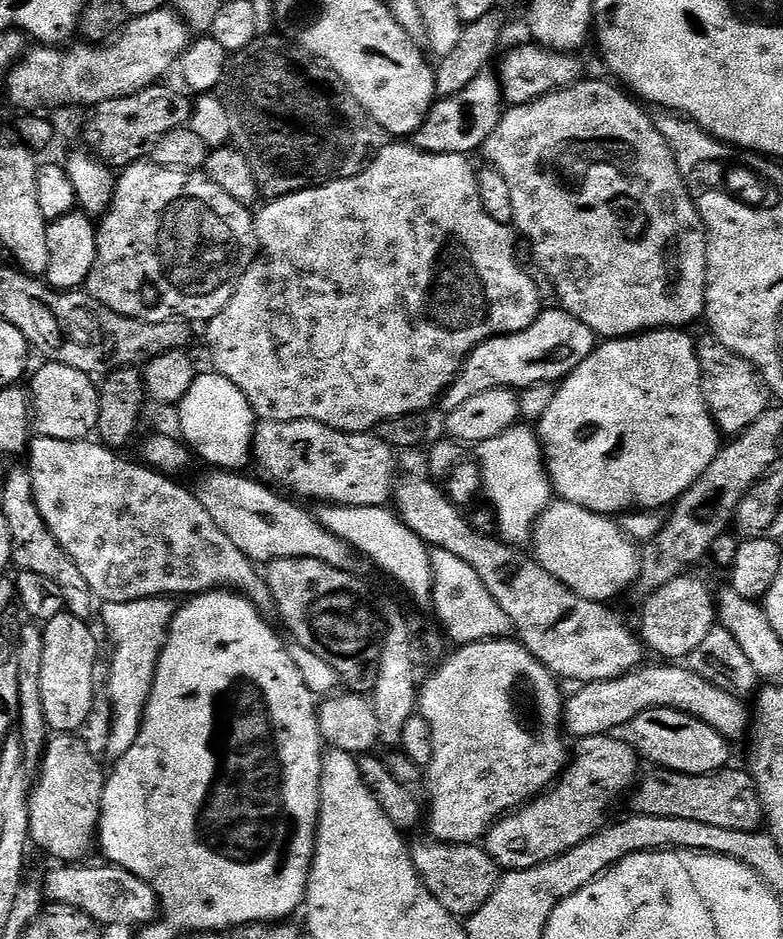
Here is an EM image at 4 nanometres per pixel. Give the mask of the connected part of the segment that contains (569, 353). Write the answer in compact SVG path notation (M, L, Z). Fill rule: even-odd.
M544 310L526 330L495 336L482 342L464 359L460 373L442 397L443 411L450 413L462 402L495 388L523 390L538 384L556 384L569 374L598 346L598 337L578 318L563 310Z

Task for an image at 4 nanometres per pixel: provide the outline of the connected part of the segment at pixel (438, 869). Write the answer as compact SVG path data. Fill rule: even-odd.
M425 838L425 840L418 841L416 845L413 843L410 851L416 872L430 890L430 894L434 894L434 898L438 898L442 902L442 906L446 906L446 910L457 918L474 915L487 902L490 894L494 894L502 875L500 865L494 862L494 858L490 858L488 851L479 843L442 844L438 840Z

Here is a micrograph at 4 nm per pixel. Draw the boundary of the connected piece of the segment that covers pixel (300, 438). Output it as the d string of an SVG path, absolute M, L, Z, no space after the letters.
M260 420L255 434L252 435L251 459L254 464L256 460L256 468L260 471L258 476L263 483L275 486L304 502L316 500L315 502L320 504L342 506L384 506L393 499L394 485L398 479L397 453L390 446L386 446L386 442L382 442L379 436L363 432L339 432L313 420Z

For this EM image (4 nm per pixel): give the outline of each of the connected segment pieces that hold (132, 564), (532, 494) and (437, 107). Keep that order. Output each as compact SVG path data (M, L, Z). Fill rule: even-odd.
M36 436L27 449L27 456L26 467L30 478L34 480L34 498L38 502L38 511L42 513L46 526L50 526L50 534L54 534L54 538L58 538L58 546L62 546L62 550L66 550L66 554L70 554L70 558L74 558L74 566L78 566L82 578L86 578L93 597L100 599L101 596L101 601L104 604L121 604L122 602L153 598L177 598L176 596L191 598L199 596L201 592L231 590L240 593L241 596L247 596L253 606L260 609L261 613L268 614L268 611L270 613L273 611L272 594L268 589L267 579L261 573L260 576L256 573L257 565L249 560L246 554L242 554L242 550L238 550L238 546L234 546L234 542L230 542L230 538L226 538L226 534L222 534L222 530L218 530L214 518L210 518L210 514L206 514L206 506L202 506L202 502L198 502L198 498L189 489L187 492L182 485L176 484L180 482L160 475L153 468L147 467L135 459L133 459L134 461L123 460L119 451L107 448L104 444L93 442L91 439L59 440L58 438Z
M517 426L474 448L483 495L488 495L488 500L496 511L496 524L500 527L499 539L513 546L529 543L537 518L554 499L552 481L548 479L544 466L544 449L540 447L540 437L528 428L531 427Z
M484 71L466 90L458 90L458 94L437 99L422 126L414 137L415 147L430 154L458 154L468 156L472 152L479 153L484 147L486 138L498 126L502 109L506 101L500 90L500 81L491 71Z

